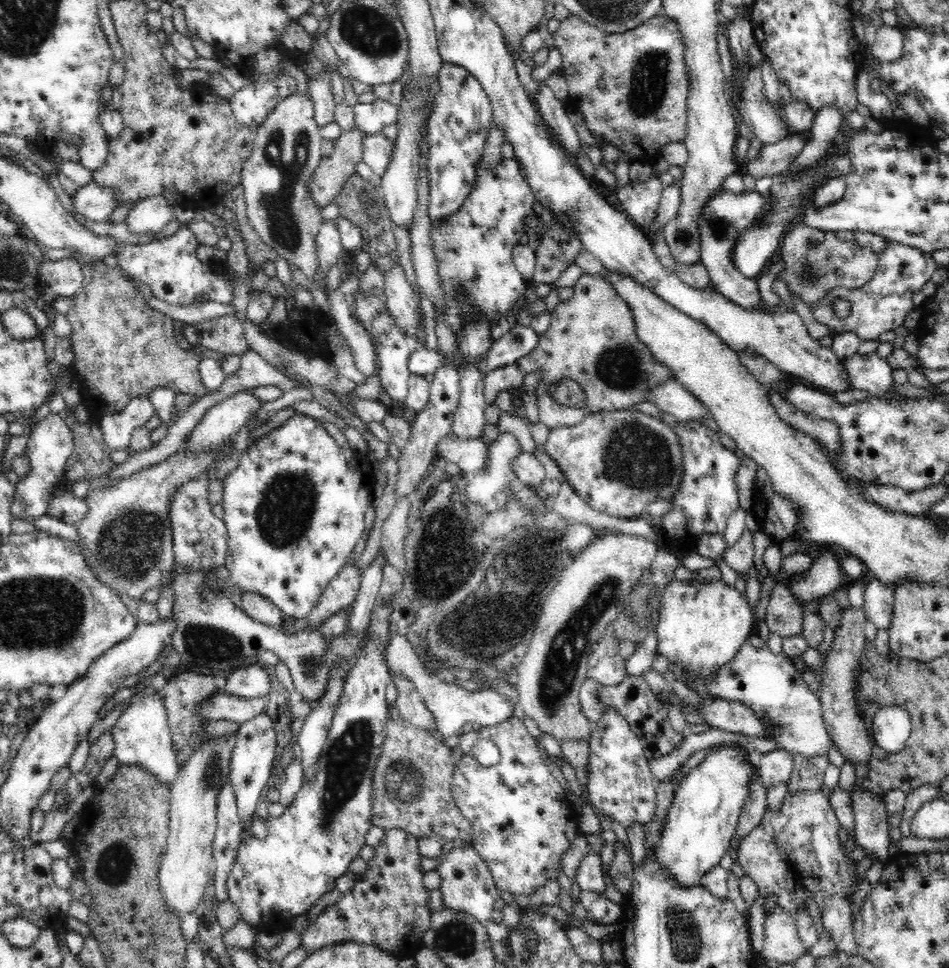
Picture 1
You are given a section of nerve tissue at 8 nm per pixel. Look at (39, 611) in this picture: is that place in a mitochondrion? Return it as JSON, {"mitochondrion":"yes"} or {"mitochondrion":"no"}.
{"mitochondrion":"yes"}

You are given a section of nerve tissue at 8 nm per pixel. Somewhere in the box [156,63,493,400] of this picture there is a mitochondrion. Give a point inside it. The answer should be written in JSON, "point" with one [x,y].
{"point":[279,217]}

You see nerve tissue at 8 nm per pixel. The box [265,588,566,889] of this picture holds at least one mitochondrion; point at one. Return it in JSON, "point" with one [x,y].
{"point":[348,759]}

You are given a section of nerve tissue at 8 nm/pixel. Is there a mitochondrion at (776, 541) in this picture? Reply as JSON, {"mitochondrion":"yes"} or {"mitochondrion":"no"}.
{"mitochondrion":"no"}

